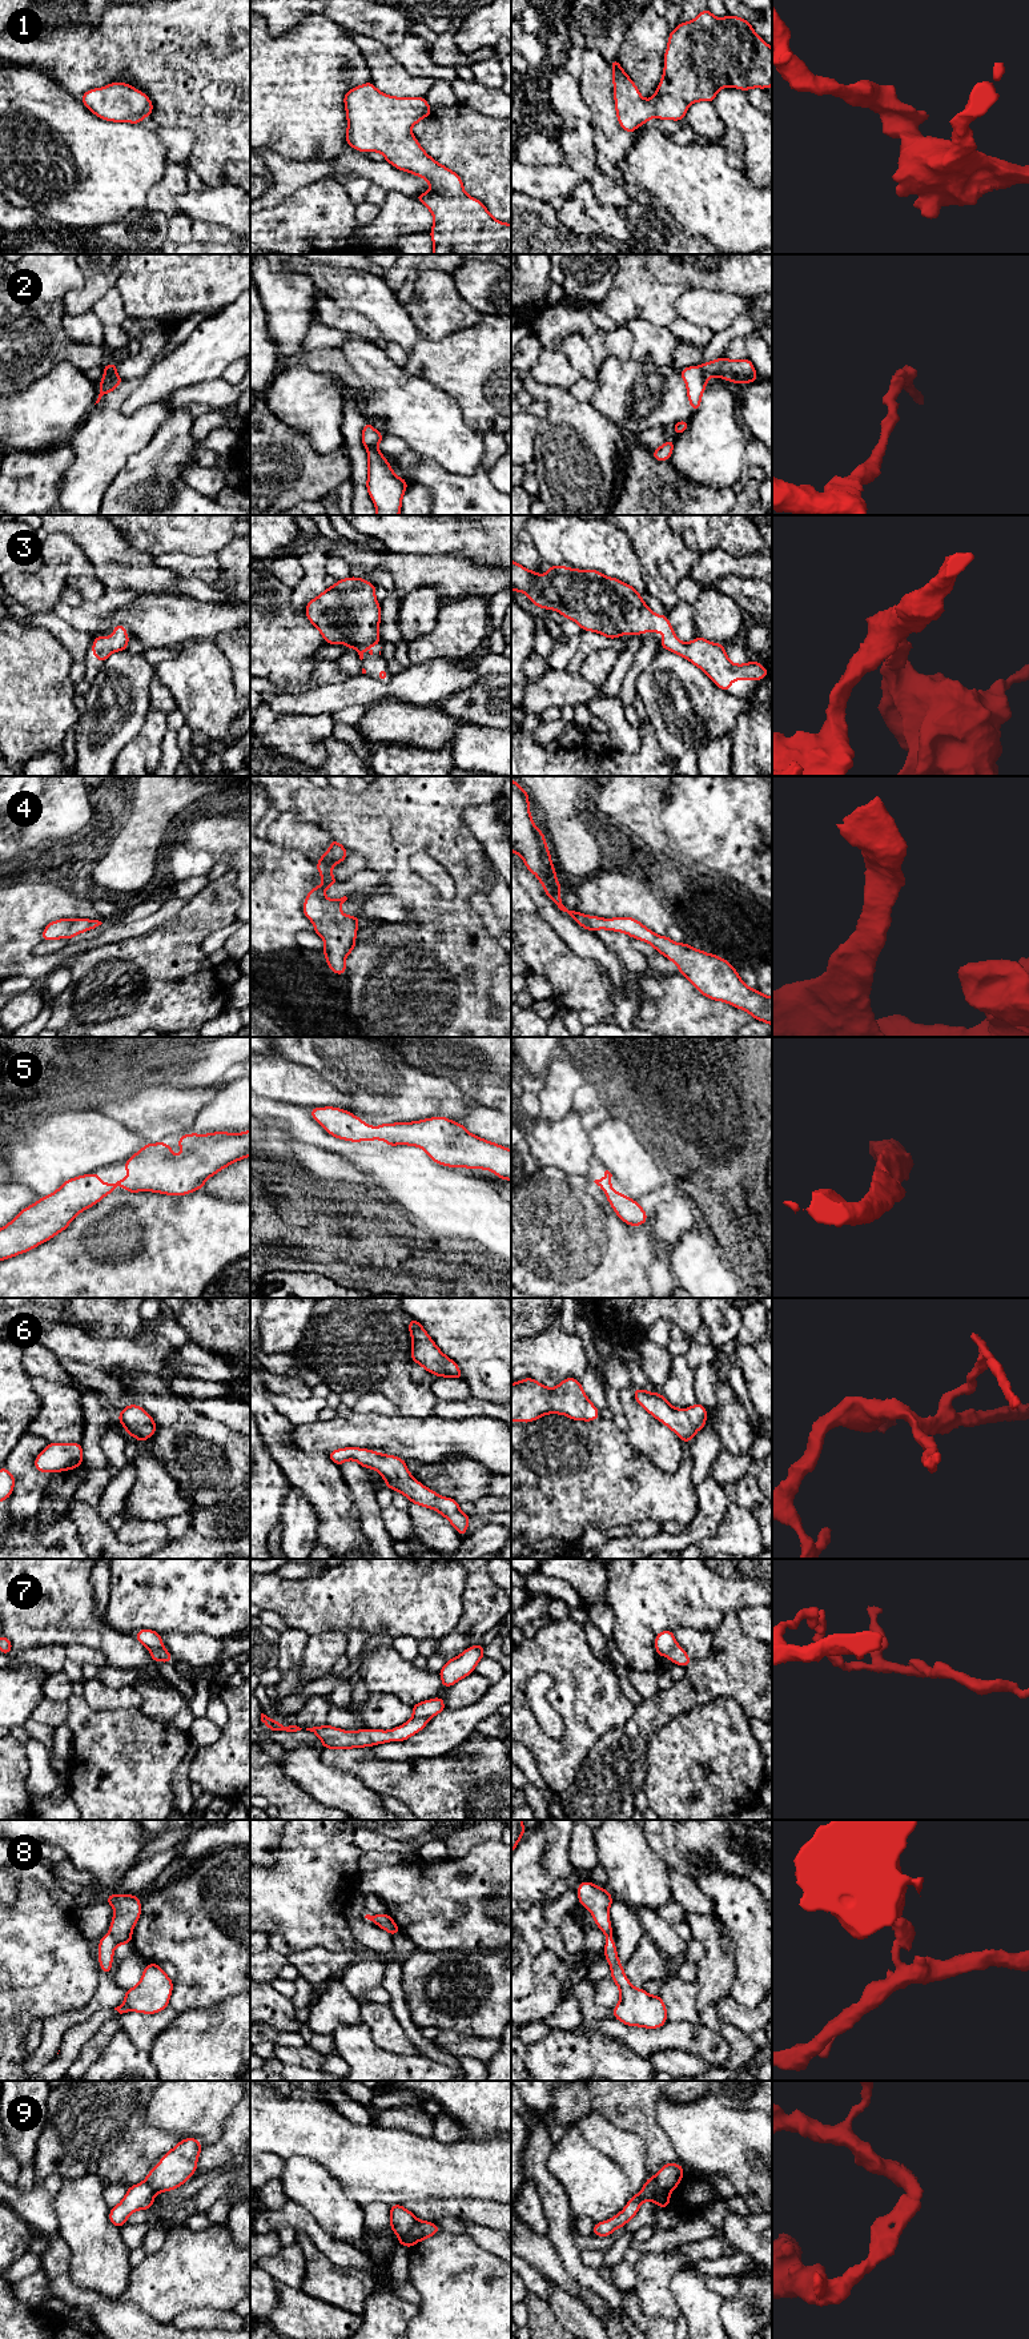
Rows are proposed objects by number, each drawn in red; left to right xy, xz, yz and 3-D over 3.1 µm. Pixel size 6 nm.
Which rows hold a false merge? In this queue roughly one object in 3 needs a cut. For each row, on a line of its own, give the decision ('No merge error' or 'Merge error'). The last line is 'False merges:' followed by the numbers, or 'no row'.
1: No merge error
2: Merge error
3: No merge error
4: No merge error
5: No merge error
6: No merge error
7: Merge error
8: Merge error
9: Merge error
False merges: 2, 7, 8, 9

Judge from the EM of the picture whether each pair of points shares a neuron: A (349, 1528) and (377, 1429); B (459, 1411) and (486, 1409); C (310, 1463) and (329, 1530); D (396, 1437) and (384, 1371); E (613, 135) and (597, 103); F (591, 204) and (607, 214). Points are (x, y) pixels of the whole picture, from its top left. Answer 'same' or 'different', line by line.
A: different
B: same
C: same
D: different
E: same
F: same

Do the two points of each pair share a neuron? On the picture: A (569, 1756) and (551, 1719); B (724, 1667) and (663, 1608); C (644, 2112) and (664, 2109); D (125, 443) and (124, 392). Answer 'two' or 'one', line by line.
A: two
B: two
C: two
D: one

